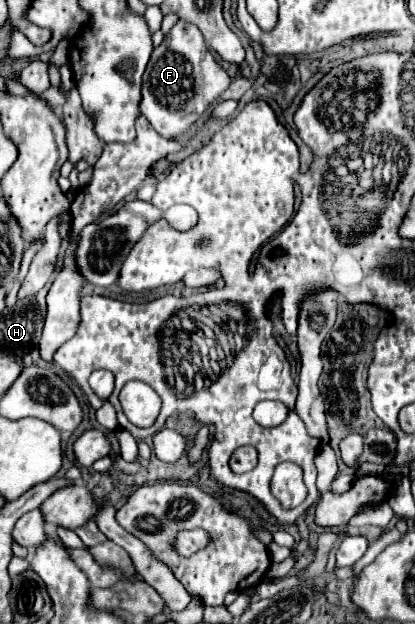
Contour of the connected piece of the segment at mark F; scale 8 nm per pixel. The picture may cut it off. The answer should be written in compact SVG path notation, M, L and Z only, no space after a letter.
M178 20L162 44L154 48L146 66L140 104L142 116L146 116L152 128L164 138L178 138L226 88L228 74L210 54L200 30L186 20Z

